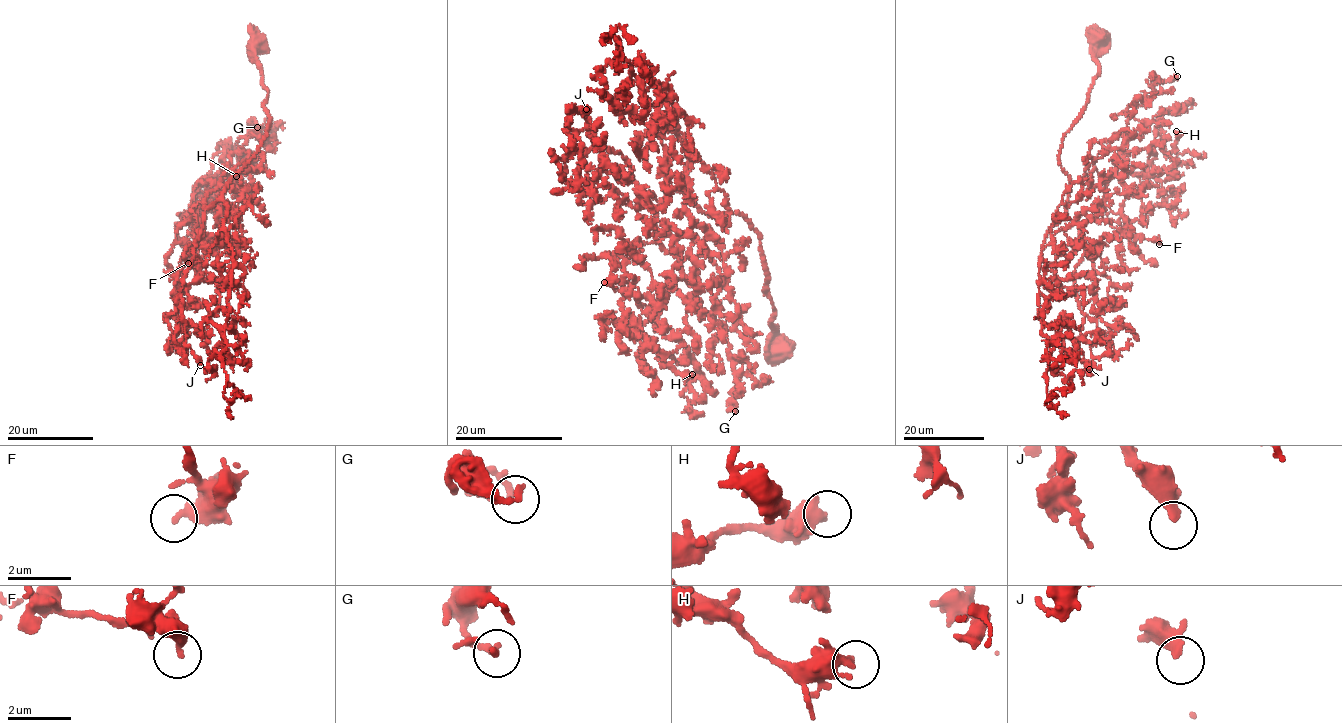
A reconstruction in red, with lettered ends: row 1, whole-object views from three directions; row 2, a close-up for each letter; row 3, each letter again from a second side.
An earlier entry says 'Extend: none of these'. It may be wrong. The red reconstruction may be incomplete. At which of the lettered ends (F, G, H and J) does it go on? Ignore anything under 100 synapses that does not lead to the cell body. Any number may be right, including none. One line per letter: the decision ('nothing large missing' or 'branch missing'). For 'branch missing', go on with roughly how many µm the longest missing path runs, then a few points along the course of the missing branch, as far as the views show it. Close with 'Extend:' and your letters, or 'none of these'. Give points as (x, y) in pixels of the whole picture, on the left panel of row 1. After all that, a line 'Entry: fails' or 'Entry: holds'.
F: nothing large missing
G: nothing large missing
H: nothing large missing
J: nothing large missing
Extend: none of these
Entry: holds

